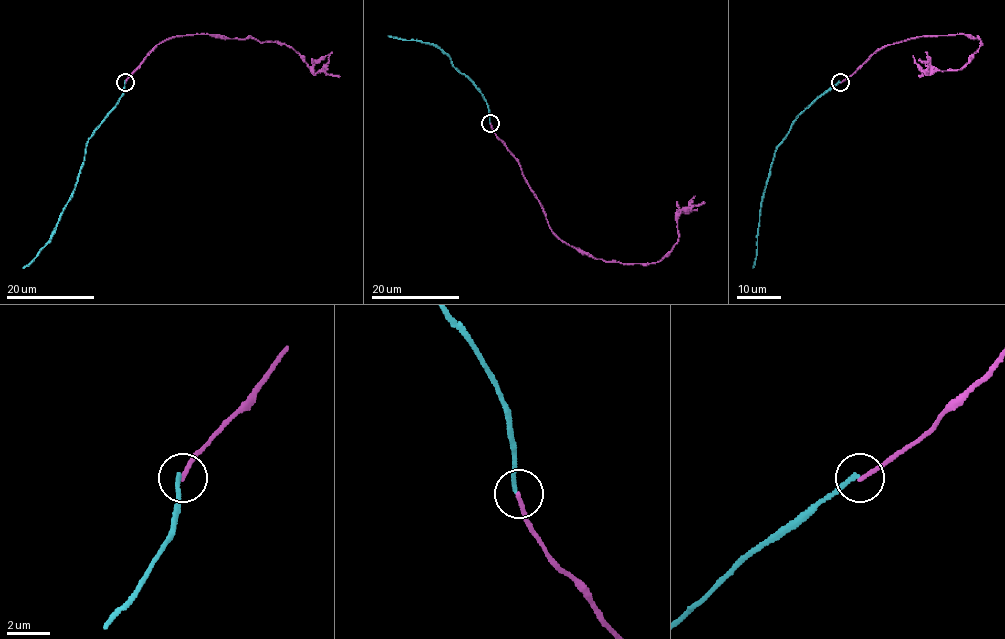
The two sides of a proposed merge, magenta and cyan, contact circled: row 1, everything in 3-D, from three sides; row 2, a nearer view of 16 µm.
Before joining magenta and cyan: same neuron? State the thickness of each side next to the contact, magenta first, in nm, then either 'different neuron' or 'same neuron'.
190 nm thick on the magenta side, 190 nm on the other; different neuron

